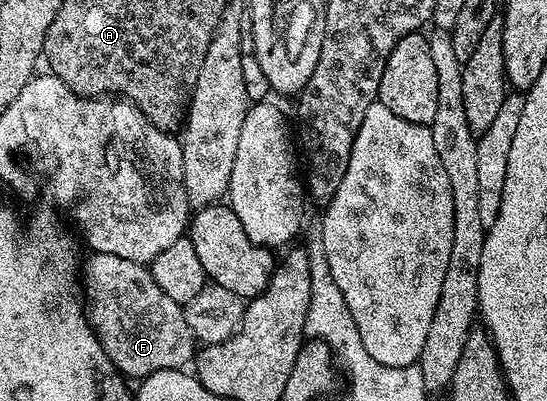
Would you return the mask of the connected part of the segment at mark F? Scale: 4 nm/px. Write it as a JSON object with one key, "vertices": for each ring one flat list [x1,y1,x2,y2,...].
{"vertices":[[91,252,88,257,81,268,81,284,87,287,85,308,105,354,120,373,142,378,157,370,190,365,197,341,189,330,184,305,173,302,157,286,150,267,117,258,117,254]]}

